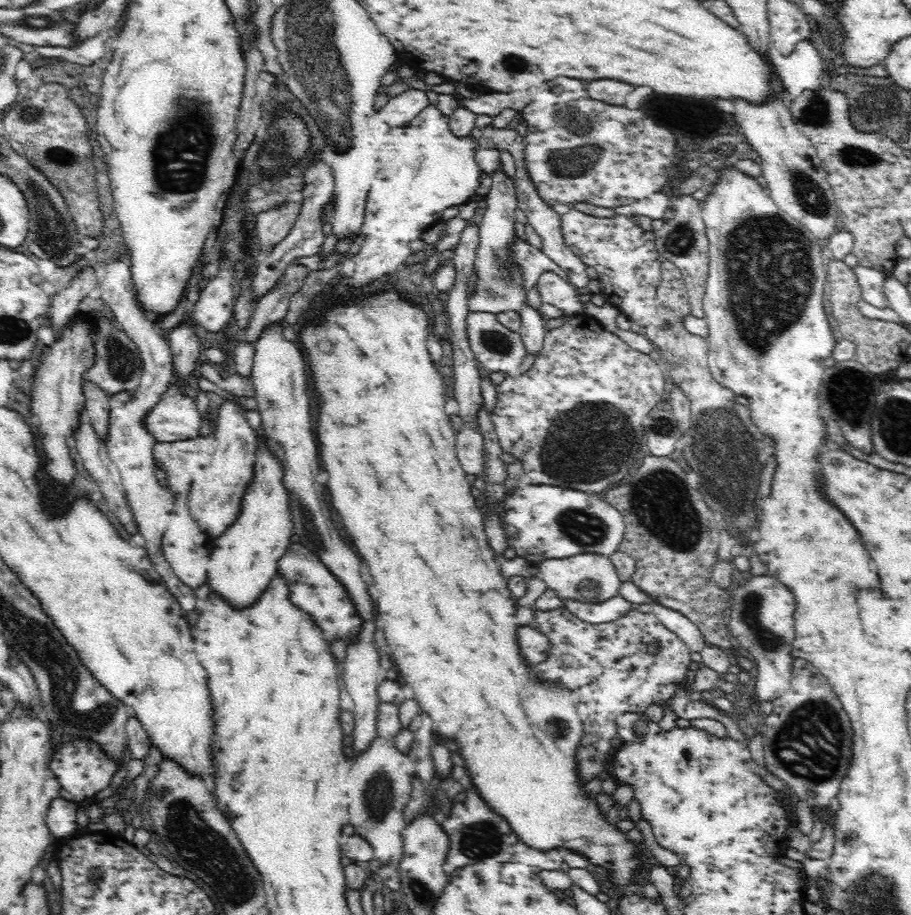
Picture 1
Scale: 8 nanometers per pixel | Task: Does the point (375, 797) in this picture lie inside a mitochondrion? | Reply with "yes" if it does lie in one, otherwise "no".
yes

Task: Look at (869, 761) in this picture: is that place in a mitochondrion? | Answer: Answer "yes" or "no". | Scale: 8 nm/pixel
no

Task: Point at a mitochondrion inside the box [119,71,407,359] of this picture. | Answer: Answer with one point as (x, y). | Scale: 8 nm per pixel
(183, 154)

